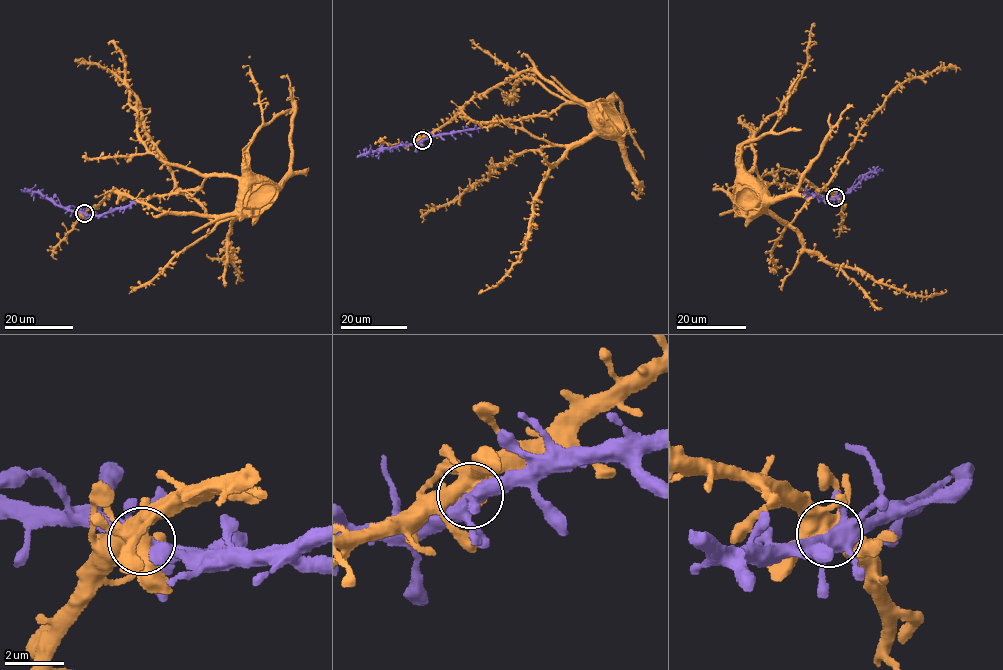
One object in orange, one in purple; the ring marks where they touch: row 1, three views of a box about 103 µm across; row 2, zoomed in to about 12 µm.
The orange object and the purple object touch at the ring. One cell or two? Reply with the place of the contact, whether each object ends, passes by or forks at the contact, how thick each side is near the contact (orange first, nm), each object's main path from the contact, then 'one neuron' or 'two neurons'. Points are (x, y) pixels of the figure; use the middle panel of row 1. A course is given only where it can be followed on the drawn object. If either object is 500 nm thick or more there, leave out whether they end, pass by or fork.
place (422, 140); orange forks; purple forks; calibres 440 and 440 nm; course orange (422, 140), (526, 71), (573, 96), (593, 130), (495, 164), (422, 222); course purple (422, 140), (369, 150), (357, 157); one neuron

